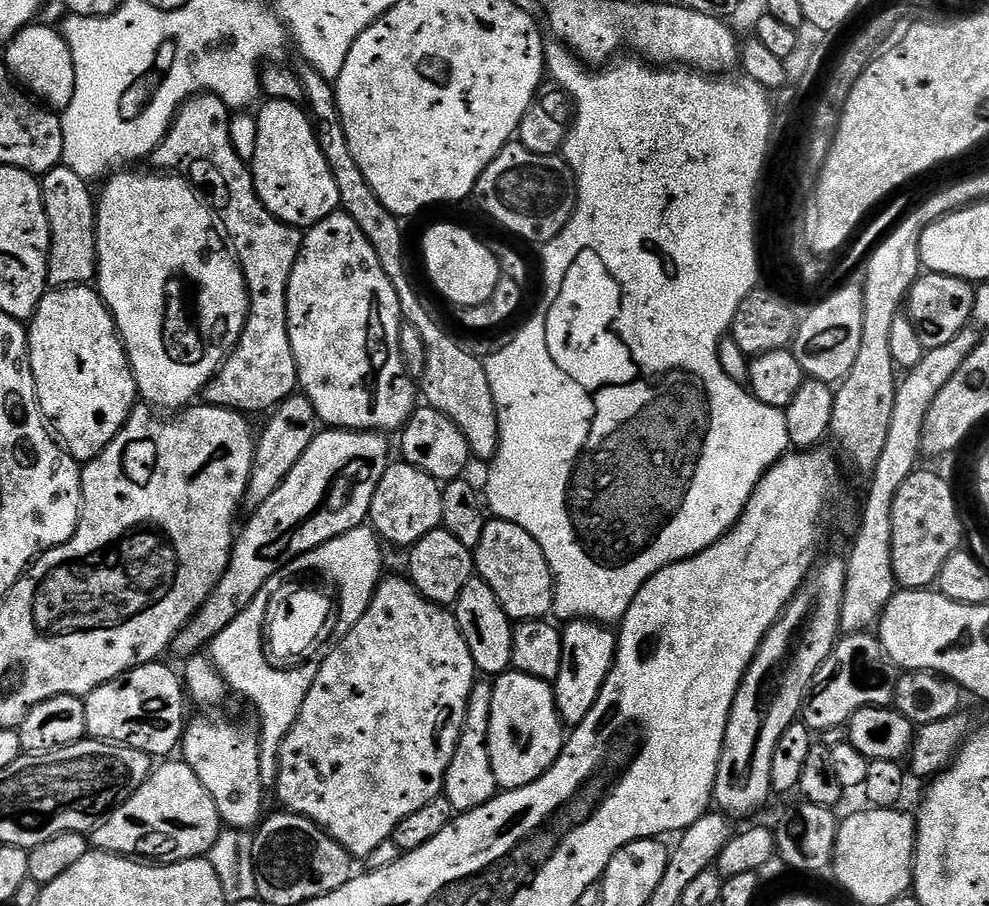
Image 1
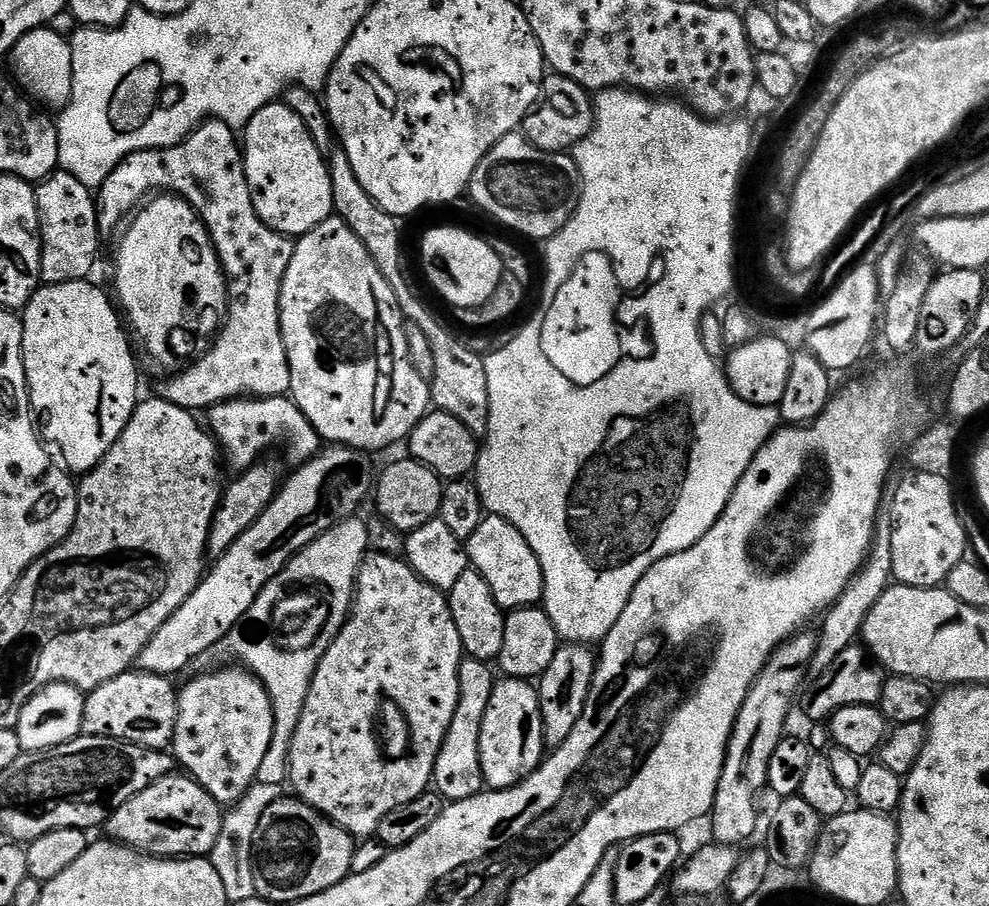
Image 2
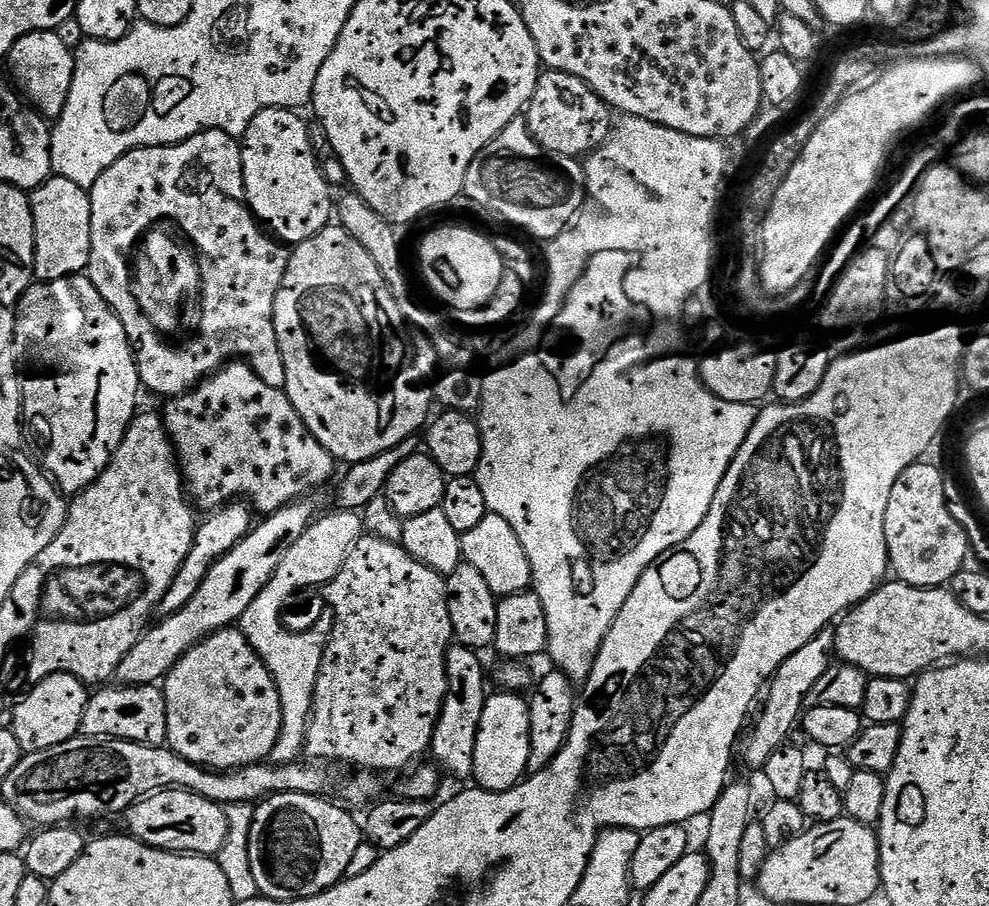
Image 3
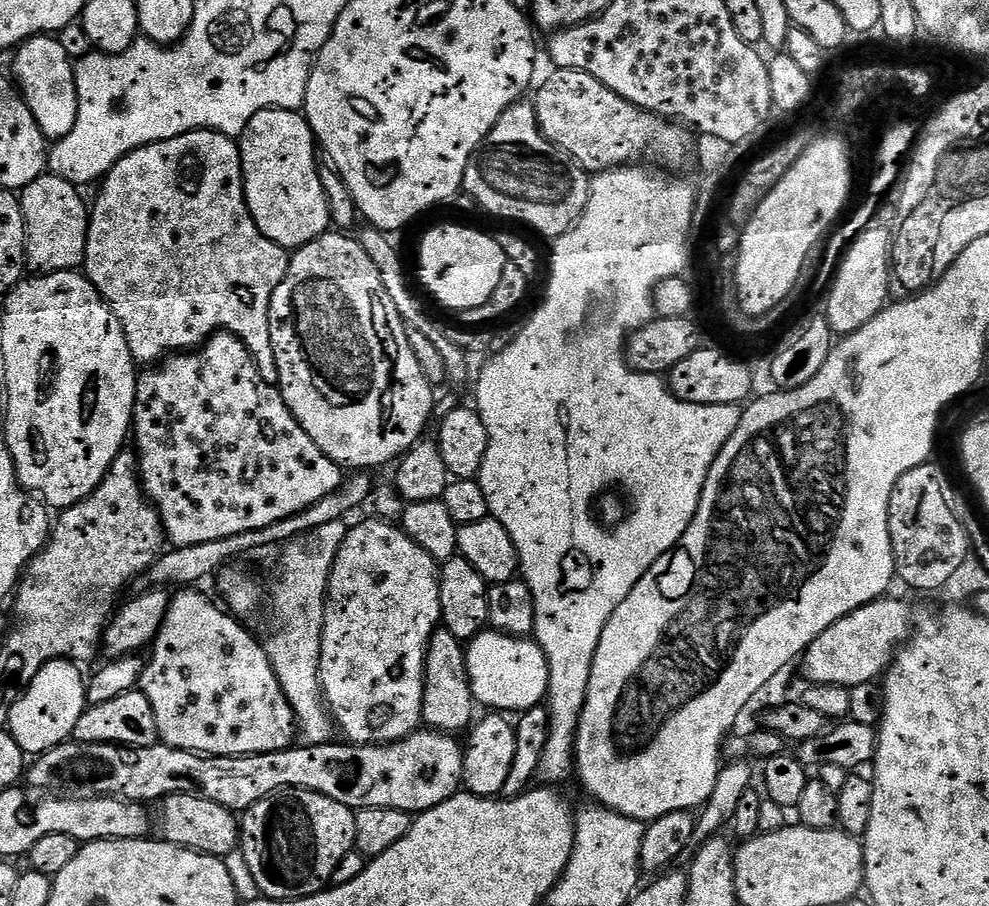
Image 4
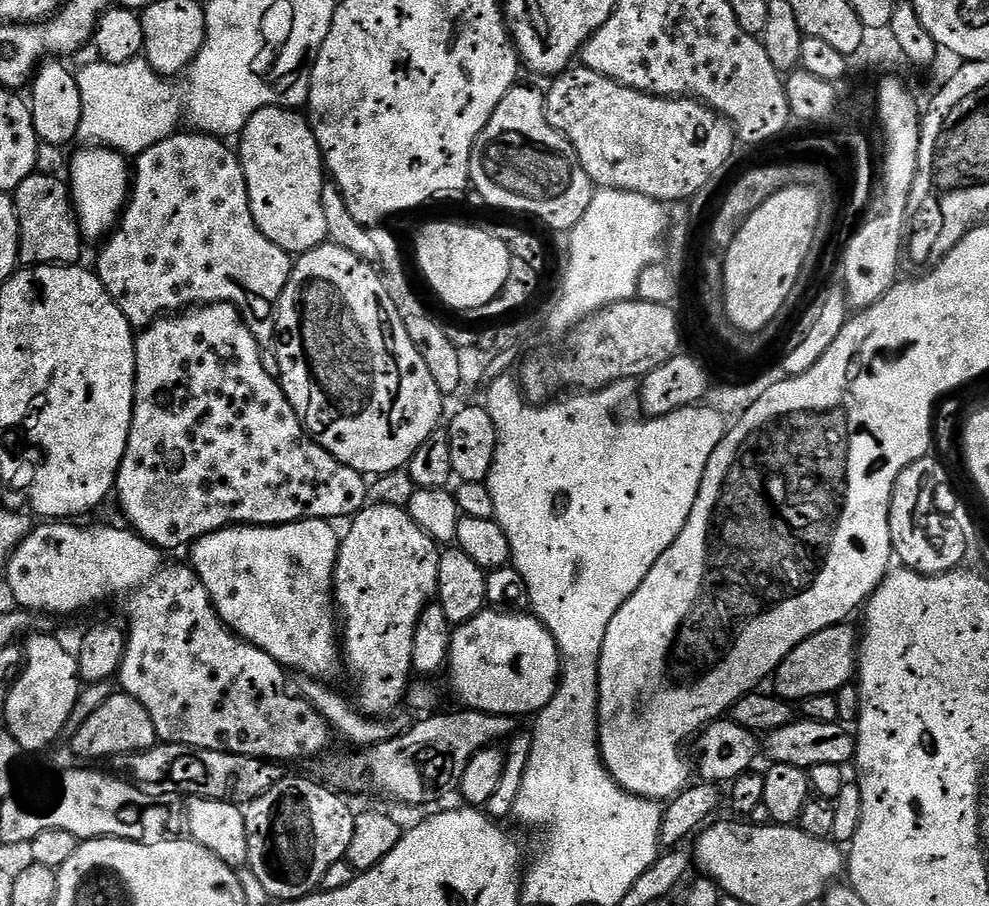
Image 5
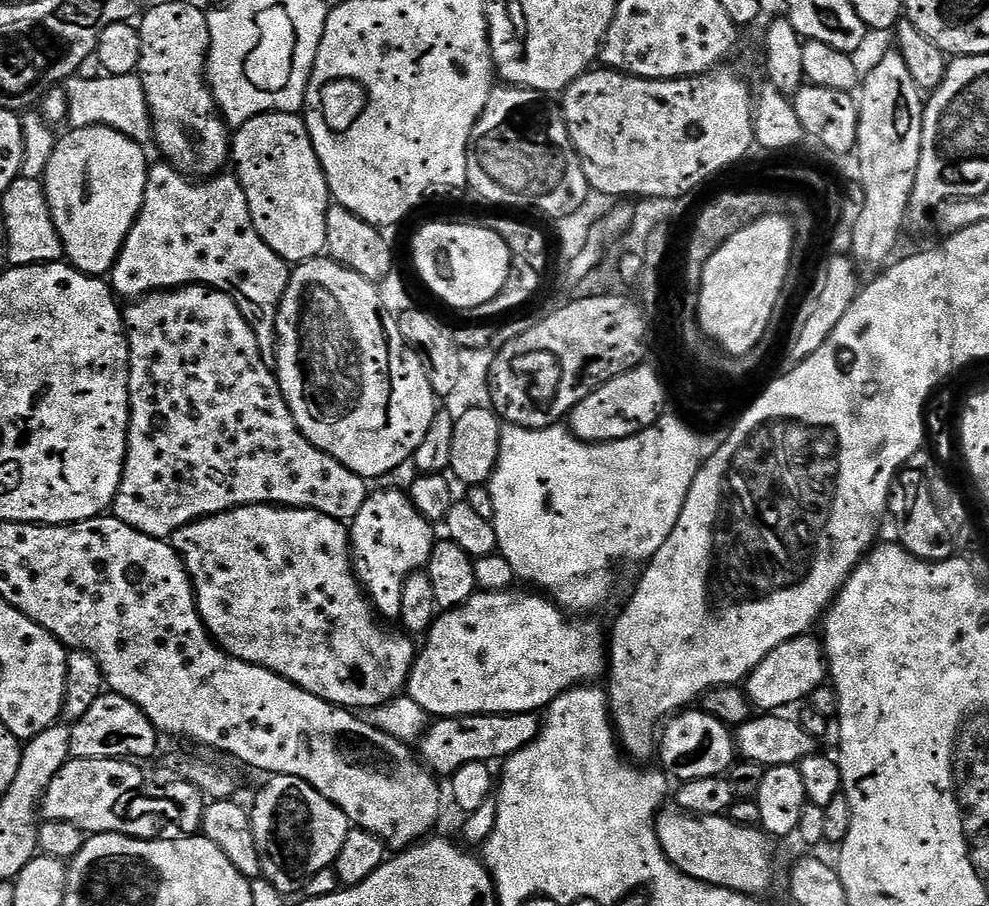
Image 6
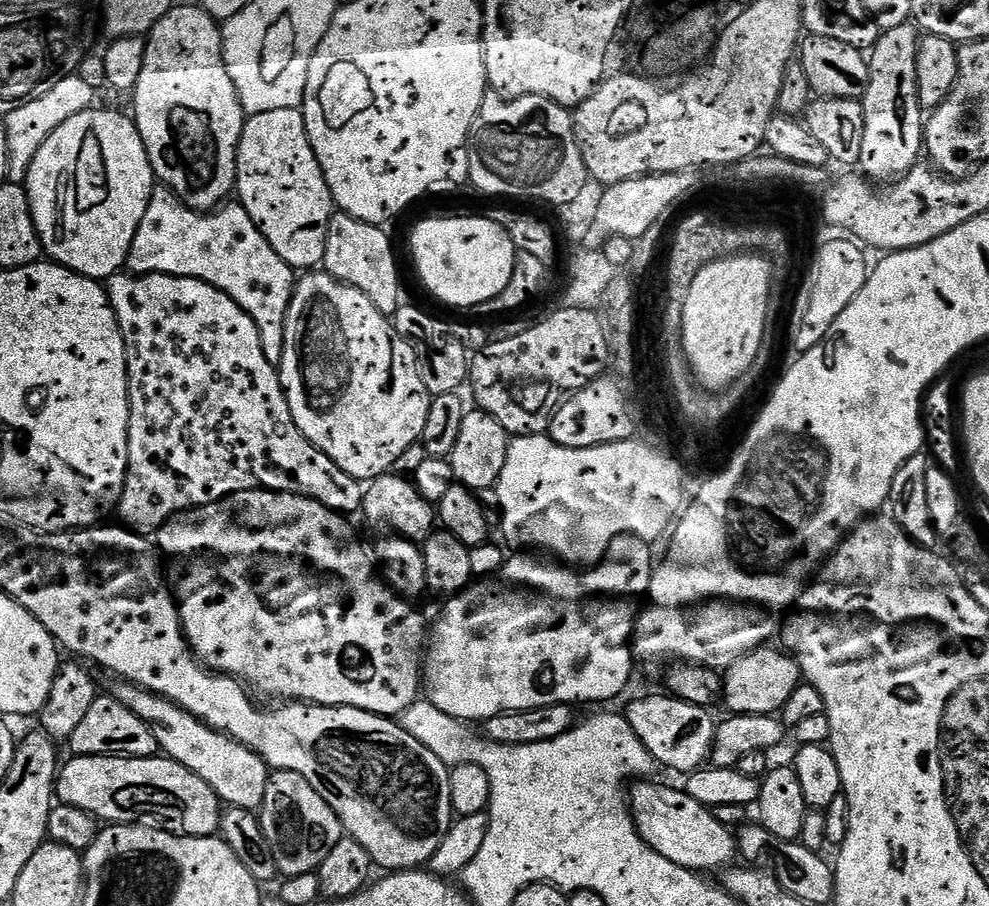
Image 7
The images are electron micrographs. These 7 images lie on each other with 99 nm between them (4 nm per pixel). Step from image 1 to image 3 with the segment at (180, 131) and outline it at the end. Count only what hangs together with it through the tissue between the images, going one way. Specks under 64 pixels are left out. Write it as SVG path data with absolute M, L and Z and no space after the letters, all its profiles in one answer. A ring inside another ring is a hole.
M212 128L177 144L135 148L118 158L114 166L102 170L102 174L98 174L98 182L94 182L88 193L88 281L98 294L102 294L106 306L114 310L118 322L122 322L122 330L126 330L126 338L132 347L132 357L136 359L141 385L156 396L185 396L212 373L219 372L225 364L237 358L249 364L254 374L266 382L266 386L284 388L287 385L282 342L274 330L274 298L282 286L290 252L281 241L261 227L244 199L241 147L237 137ZM159 220L173 220L180 227L179 235L191 245L200 262L200 333L189 344L182 345L180 352L176 352L174 345L167 344L164 341L167 339L152 325L138 302L134 287L134 253L144 237L159 225L156 224Z

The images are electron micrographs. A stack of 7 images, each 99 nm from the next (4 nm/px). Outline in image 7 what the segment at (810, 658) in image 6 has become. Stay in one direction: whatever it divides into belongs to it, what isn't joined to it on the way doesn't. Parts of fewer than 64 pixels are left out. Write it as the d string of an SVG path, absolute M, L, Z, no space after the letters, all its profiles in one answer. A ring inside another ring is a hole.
M765 646L734 662L722 676L722 704L732 714L770 716L790 702L790 694L802 682L800 667L791 654L779 647Z

